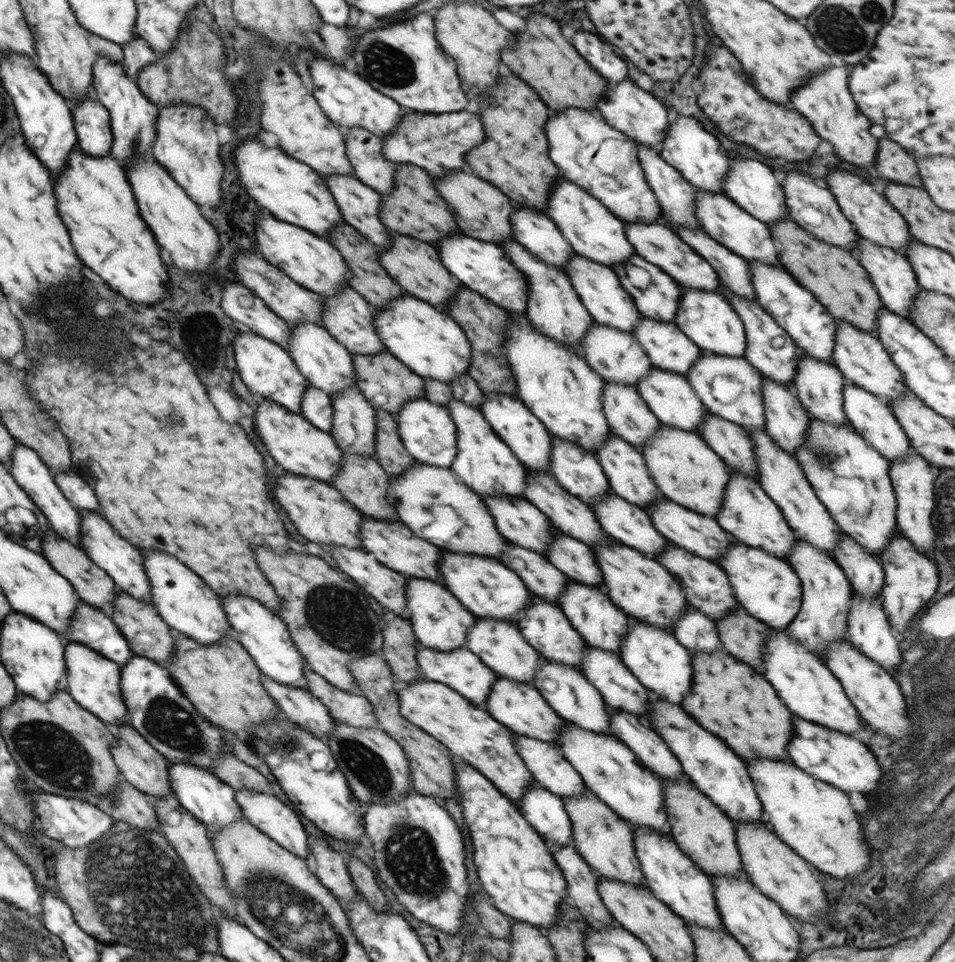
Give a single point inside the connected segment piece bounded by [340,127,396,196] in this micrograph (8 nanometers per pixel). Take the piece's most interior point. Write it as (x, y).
(364, 149)

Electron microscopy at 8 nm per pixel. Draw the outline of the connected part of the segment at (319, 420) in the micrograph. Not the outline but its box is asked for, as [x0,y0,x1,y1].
[301,385,334,433]

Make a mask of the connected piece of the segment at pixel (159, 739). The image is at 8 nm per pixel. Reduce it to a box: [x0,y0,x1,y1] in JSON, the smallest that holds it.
[122,654,227,773]

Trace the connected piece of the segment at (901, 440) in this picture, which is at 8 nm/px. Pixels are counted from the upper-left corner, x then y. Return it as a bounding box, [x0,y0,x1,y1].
[843,382,913,462]

